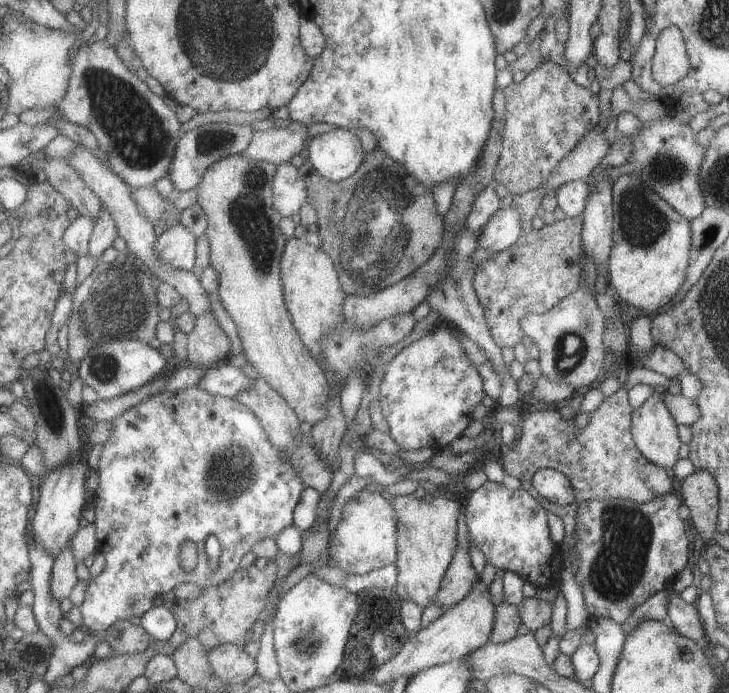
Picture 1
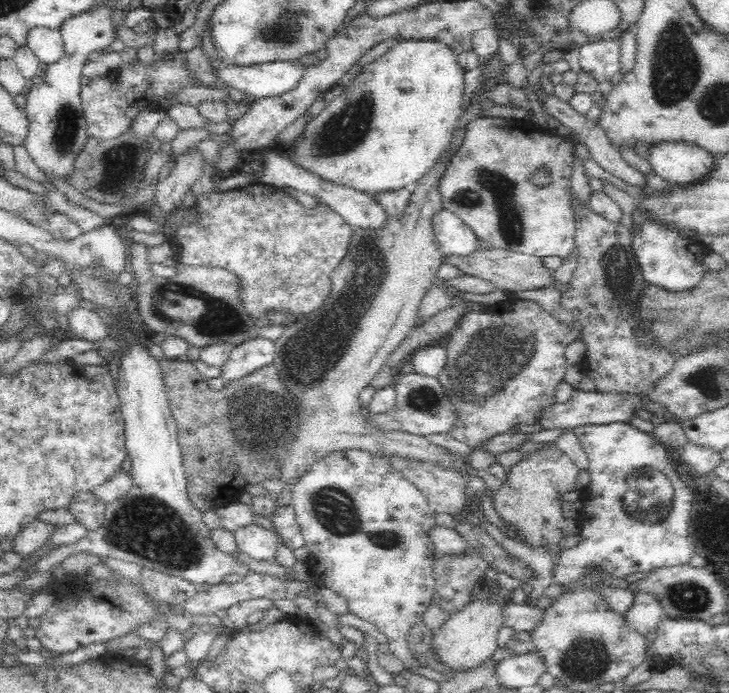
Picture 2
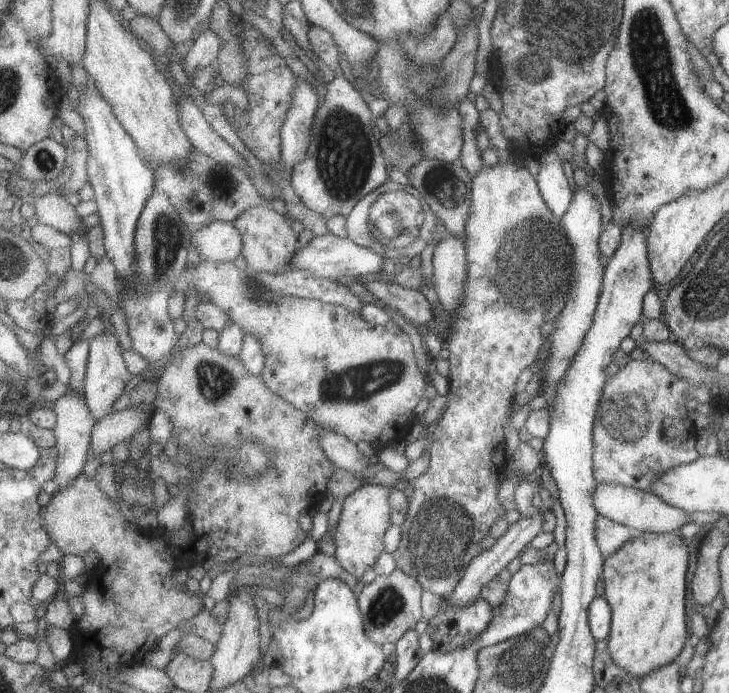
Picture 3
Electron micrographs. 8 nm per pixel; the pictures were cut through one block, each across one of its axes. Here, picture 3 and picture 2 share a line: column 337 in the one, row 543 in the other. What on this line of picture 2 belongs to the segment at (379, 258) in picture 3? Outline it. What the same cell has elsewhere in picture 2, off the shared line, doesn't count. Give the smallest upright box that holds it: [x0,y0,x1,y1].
[233,523,278,561]

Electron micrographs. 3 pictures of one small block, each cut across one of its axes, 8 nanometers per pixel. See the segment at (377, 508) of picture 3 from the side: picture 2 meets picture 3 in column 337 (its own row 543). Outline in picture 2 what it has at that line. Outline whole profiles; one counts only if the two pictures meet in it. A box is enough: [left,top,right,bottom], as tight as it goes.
[491,445,579,556]

